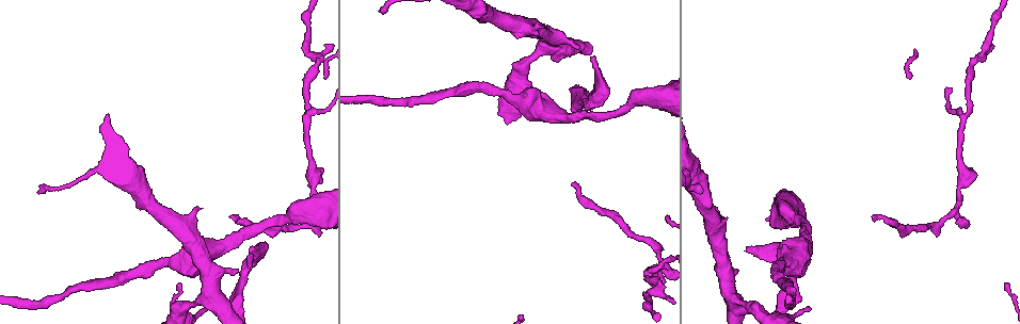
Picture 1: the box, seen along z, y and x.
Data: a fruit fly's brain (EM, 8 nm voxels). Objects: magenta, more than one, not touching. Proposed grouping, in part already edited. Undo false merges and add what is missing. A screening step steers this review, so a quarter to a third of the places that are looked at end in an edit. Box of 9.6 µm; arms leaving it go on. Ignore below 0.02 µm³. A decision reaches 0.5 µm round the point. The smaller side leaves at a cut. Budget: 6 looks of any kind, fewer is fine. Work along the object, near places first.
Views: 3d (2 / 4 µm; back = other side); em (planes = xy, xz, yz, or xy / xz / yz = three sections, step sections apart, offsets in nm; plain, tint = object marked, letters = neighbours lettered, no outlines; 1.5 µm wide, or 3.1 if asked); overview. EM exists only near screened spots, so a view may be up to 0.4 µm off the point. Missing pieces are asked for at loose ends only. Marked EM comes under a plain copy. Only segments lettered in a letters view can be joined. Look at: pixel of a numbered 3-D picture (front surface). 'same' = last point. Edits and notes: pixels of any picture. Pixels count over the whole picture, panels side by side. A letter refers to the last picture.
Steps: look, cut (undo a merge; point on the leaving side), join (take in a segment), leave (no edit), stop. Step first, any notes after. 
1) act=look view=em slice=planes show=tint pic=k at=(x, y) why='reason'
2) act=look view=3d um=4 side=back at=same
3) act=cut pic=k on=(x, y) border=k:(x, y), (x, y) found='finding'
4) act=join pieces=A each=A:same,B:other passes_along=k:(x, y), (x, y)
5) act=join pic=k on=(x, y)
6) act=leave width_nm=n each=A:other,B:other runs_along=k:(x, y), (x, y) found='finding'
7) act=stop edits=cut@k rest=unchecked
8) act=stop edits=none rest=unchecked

act=look view=3d um=4 pic=1 at=(520, 73) why='calibre changes'

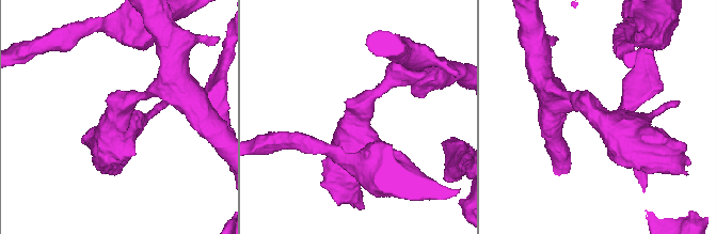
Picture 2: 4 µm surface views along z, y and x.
act=look view=em slice=planes show=letters pic=2 at=(119, 114) arm_widths_nm=190,650

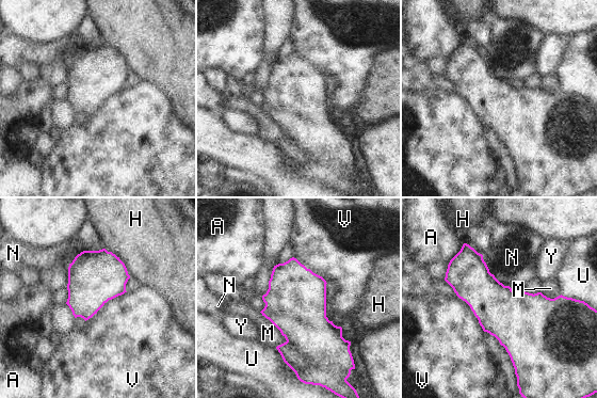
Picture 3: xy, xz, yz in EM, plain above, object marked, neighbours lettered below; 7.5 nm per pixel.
act=leave each=A:other,H:other,M:other,N:other,U:other,V:other,Y:other found='continuous, no second cell'

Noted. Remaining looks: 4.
act=look view=em slice=planes show=letters pic=1 at=(593, 55)

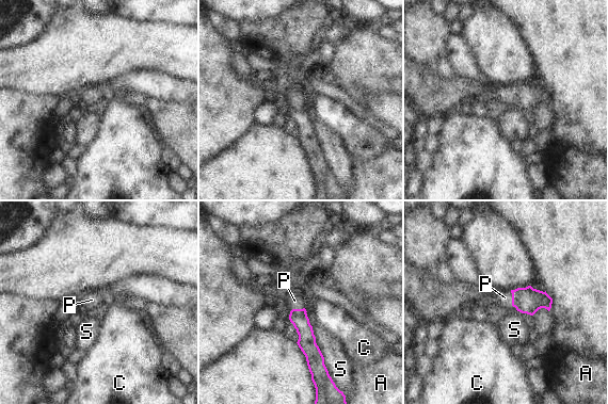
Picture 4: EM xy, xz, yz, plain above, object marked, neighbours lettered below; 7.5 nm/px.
act=join pic=4 on=(294, 301) width_nm=130 each=A:other,C:other,P:same,S:other passes_along=4:(299, 318), (297, 309), (294, 301) found='it goes on there'

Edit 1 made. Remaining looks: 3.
act=look view=3d um=4 pic=1 at=(716, 208) why='thick end'

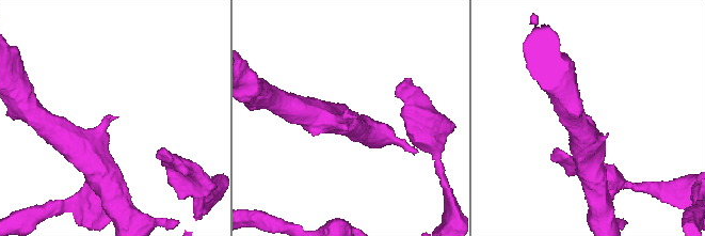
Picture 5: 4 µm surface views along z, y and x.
act=look view=em slice=xz step=8 show=tint pic=5 at=(357, 119) why='shape alone is not enough'

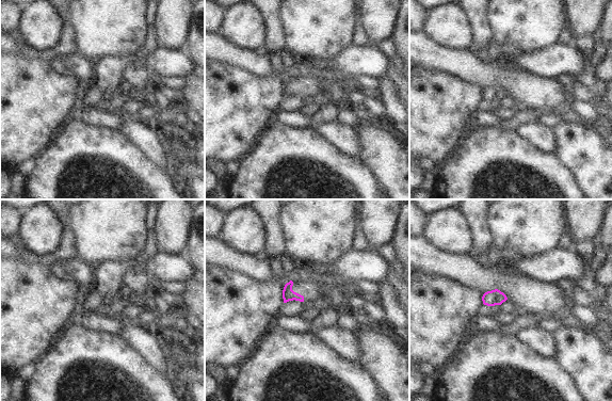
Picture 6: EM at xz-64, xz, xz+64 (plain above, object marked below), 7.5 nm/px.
act=look view=em slice=planes show=letters at=same

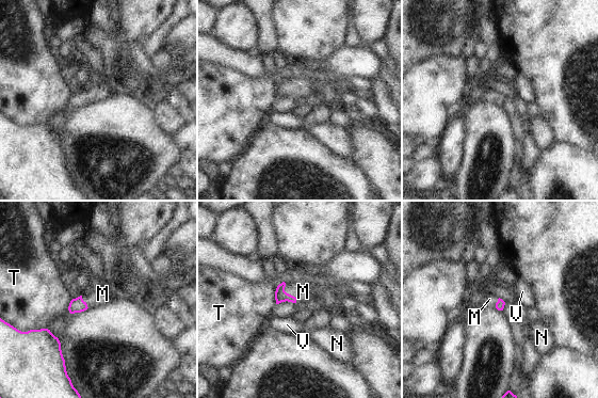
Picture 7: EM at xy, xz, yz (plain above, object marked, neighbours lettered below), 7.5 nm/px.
act=join pic=7 on=(303, 291) each=M:same,N:other,T:other,V:other passes_along=7:(280, 296), (288, 293), (303, 291) found='the cell continues'

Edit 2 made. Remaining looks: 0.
act=stop edits=join@4,join@7 rest=unchecked

